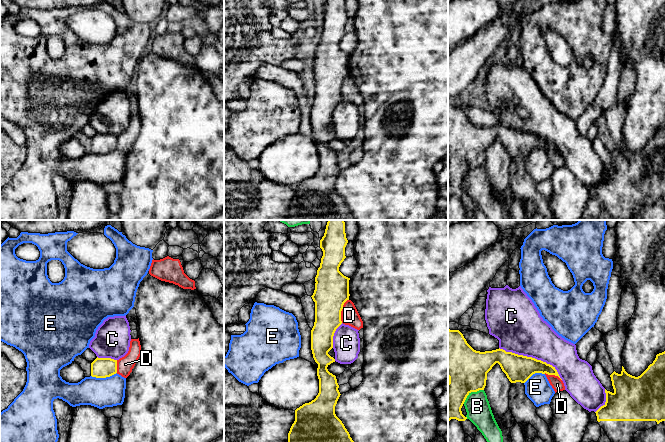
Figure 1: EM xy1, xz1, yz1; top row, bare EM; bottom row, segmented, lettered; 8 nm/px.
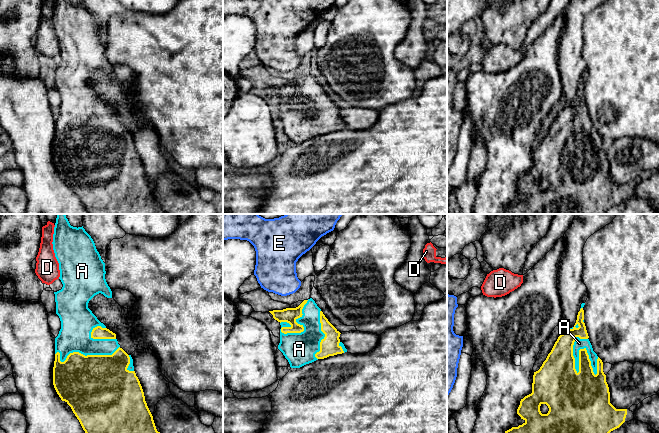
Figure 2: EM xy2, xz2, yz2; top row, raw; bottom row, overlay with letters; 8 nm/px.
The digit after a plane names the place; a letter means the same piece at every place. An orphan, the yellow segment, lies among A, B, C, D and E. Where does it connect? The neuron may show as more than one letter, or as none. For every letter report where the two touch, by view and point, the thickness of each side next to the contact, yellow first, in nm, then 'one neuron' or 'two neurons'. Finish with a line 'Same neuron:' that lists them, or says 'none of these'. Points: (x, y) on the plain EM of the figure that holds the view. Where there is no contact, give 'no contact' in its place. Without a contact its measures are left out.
A: yz2 (579, 138) | 380/80 nm | one neuron
B: yz1 (471, 167) | 320/200 nm | two neurons
C: yz1 (531, 133) | 220/400 nm | two neurons
D: xz1 (341, 86) | 280/140 nm | two neurons
E: xy1 (103, 153) | 160/240 nm | two neurons
Same neuron: A

